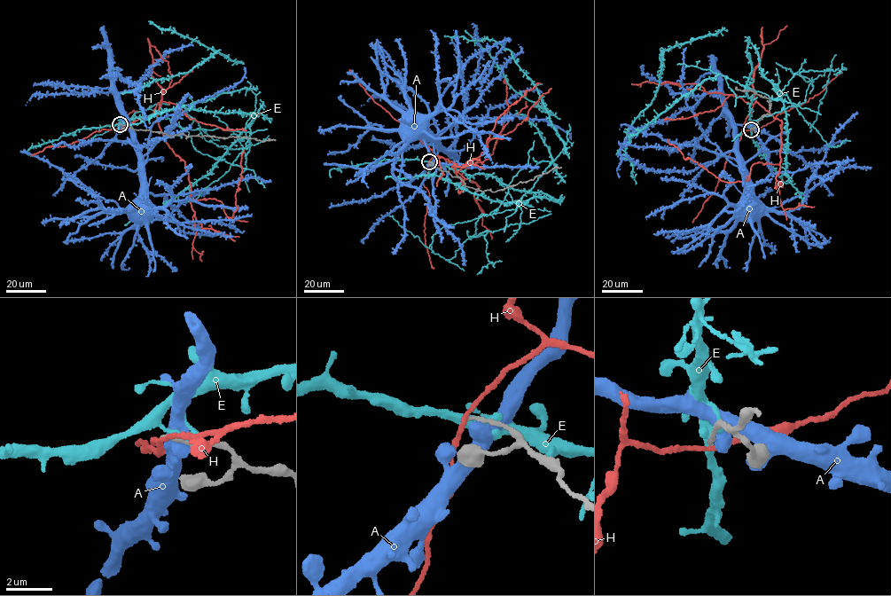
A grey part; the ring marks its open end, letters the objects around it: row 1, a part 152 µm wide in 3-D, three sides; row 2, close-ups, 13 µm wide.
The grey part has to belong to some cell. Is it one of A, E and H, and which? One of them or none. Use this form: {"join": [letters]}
{"join": []}

